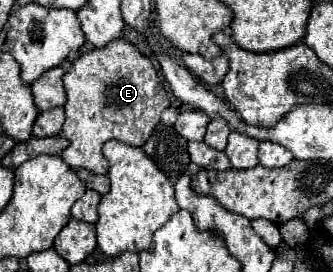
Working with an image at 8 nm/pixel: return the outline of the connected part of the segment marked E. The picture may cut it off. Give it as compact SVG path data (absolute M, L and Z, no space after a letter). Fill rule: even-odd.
M114 40L106 48L84 52L68 68L64 88L68 102L64 106L66 122L62 136L70 140L70 146L62 152L62 160L74 170L86 168L94 174L108 172L108 160L102 154L106 140L144 146L160 122L162 112L170 106L170 96L150 58L142 56L126 40Z

